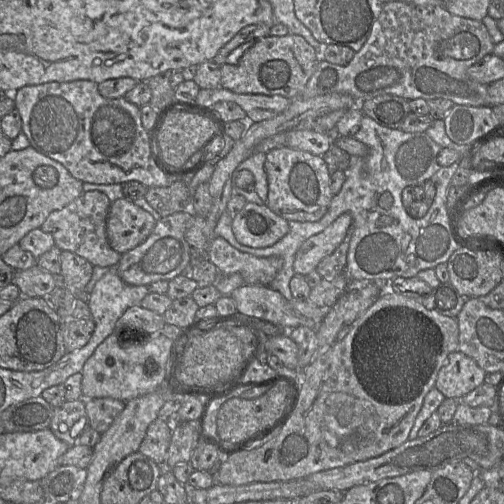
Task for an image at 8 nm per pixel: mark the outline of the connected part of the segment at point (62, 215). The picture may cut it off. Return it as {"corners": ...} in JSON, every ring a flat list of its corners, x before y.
{"corners":[[83,191,70,204,49,214,40,229,53,236,55,246,61,251,70,251,86,260,93,266,117,266,121,254,109,245,106,234,106,220,111,205,110,199,100,191]]}

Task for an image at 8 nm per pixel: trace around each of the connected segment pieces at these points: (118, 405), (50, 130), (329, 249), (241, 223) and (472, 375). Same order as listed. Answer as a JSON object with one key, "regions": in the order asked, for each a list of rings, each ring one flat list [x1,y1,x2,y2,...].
{"regions":[[[84,398,83,402,90,426,100,435,124,409,125,403,114,398]],[[89,80,47,82,24,86,14,93,15,109,22,121,22,133,37,152,61,163,70,174,92,184,121,184,139,181,147,187,169,186,173,178,159,166,152,153,151,133,142,125,140,107,125,97,107,99,98,91,98,84]],[[344,213,322,232,305,240,296,252,294,273,305,276,316,270,319,262,332,254,344,240,351,221,350,214]],[[247,202,231,222,236,240,245,246,266,248,274,245,289,231,289,222,265,204]],[[461,352,449,354,438,373,435,388,446,398,460,400,476,387,484,384,486,372]]]}

